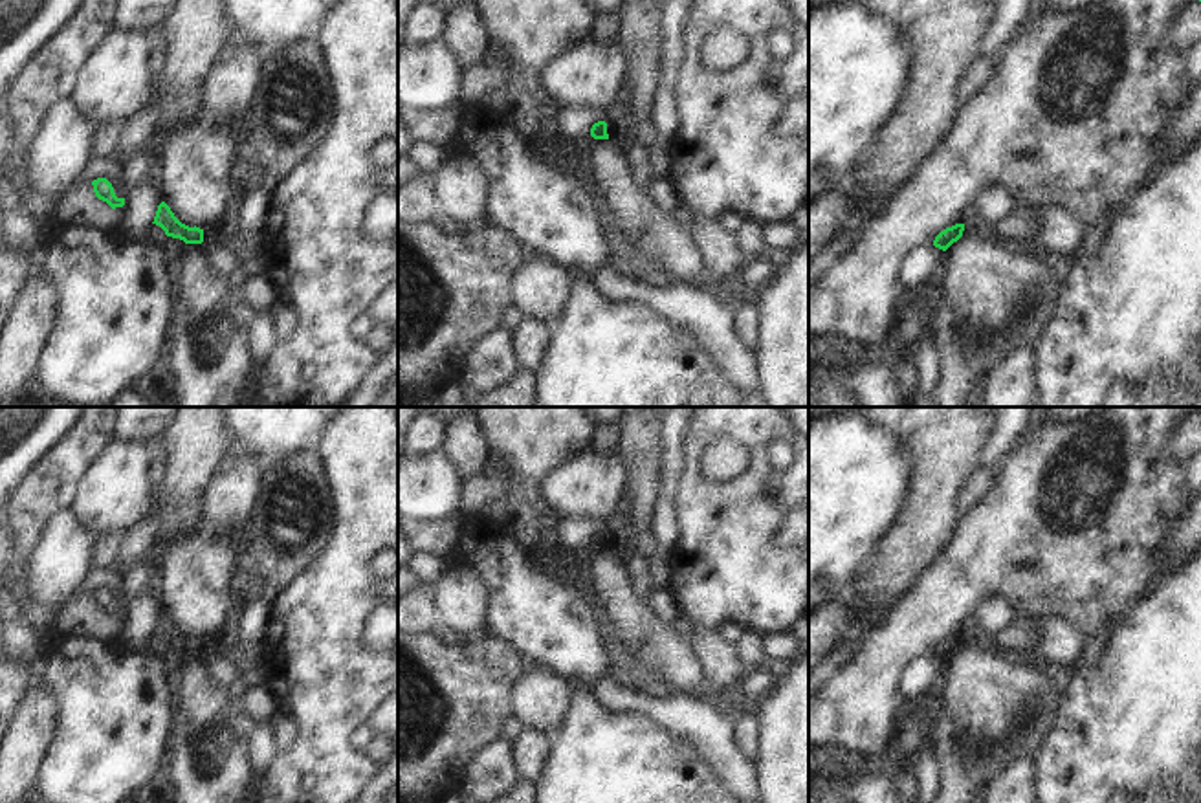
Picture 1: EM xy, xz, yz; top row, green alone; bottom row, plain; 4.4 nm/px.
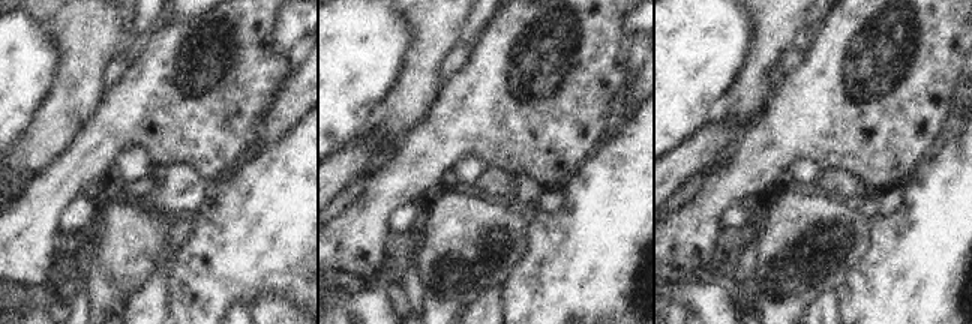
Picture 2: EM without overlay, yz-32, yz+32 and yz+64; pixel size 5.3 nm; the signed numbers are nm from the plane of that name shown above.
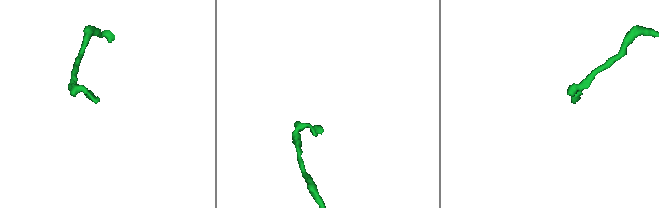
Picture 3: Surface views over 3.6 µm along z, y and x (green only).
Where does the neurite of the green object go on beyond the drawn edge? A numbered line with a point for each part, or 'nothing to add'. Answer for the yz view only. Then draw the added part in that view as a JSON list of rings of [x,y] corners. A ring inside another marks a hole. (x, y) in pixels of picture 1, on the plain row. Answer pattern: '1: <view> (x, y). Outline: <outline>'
nothing to add.

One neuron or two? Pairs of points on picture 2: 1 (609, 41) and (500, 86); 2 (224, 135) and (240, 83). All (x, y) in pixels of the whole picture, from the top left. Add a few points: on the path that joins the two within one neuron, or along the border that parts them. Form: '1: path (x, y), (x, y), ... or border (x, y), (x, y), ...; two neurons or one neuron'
1: path (581, 69), (554, 99), (534, 101), (527, 105); one neuron
2: path (224, 122), (224, 99), (227, 96); one neuron

